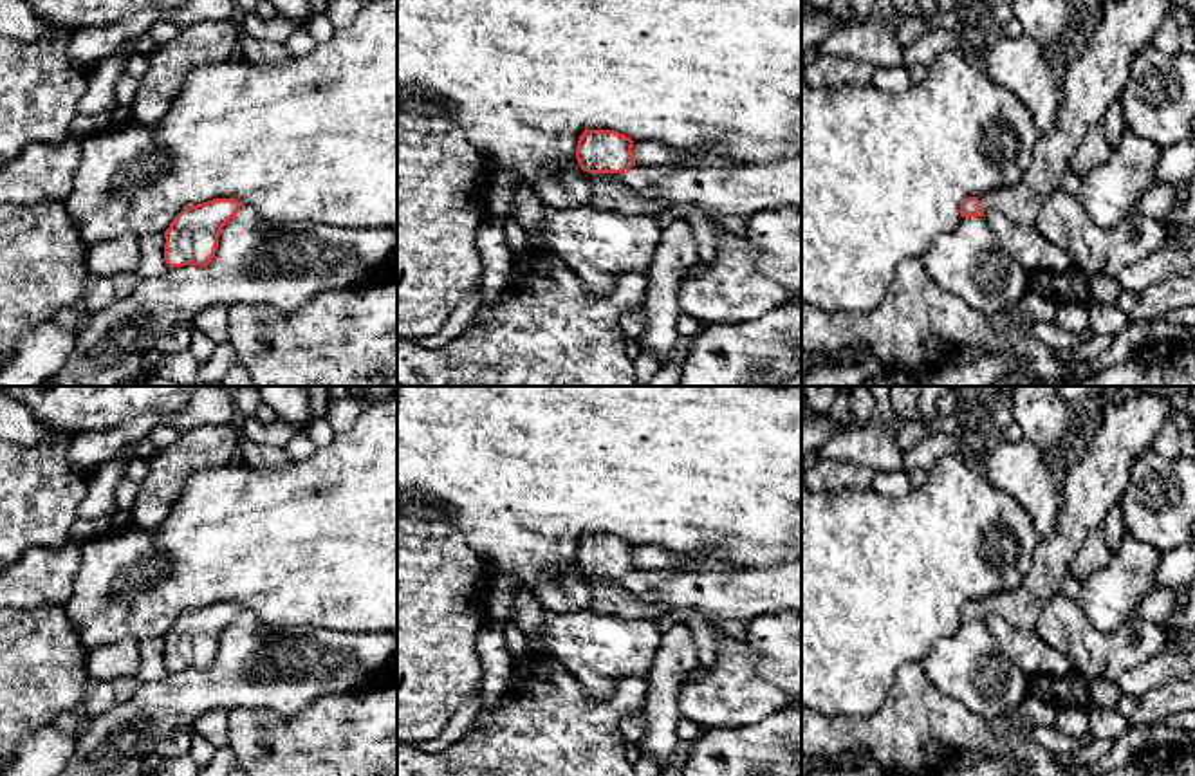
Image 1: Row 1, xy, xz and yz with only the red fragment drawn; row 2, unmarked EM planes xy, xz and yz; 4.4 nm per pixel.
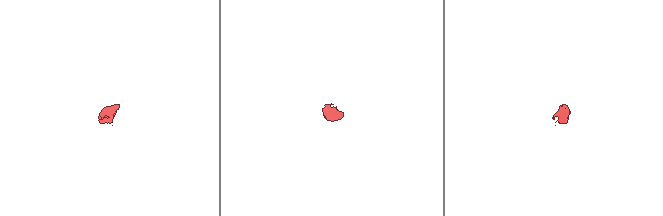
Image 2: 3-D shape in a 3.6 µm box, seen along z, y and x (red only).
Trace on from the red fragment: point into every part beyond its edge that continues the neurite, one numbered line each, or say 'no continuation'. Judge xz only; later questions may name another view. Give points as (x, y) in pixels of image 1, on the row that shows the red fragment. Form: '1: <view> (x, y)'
1: xz (609, 192)

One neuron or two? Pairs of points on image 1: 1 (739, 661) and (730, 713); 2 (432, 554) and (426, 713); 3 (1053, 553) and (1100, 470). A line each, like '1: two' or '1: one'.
1: one
2: one
3: one

